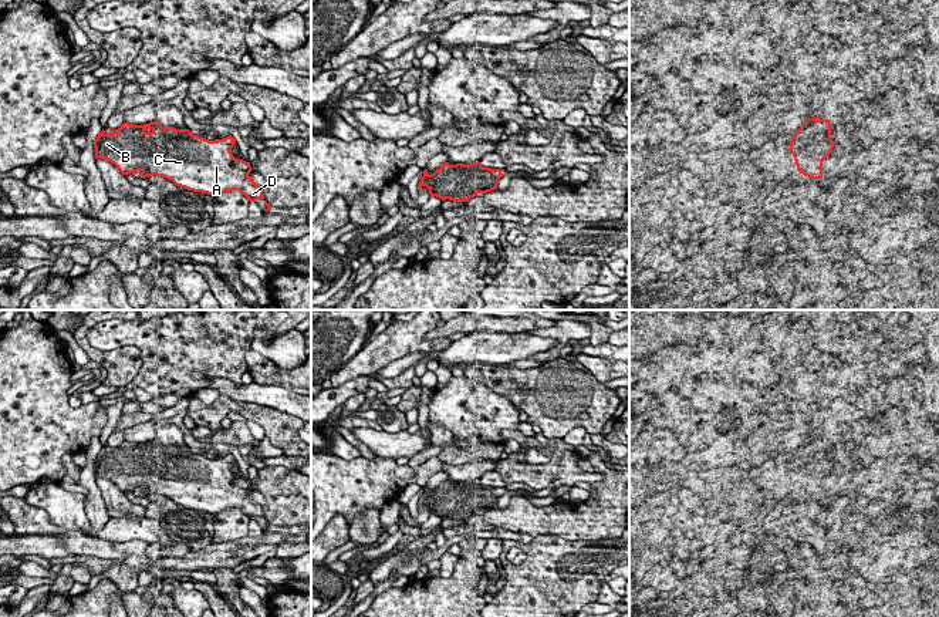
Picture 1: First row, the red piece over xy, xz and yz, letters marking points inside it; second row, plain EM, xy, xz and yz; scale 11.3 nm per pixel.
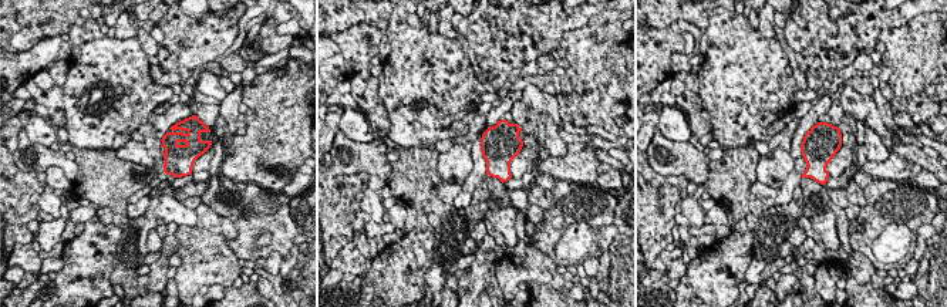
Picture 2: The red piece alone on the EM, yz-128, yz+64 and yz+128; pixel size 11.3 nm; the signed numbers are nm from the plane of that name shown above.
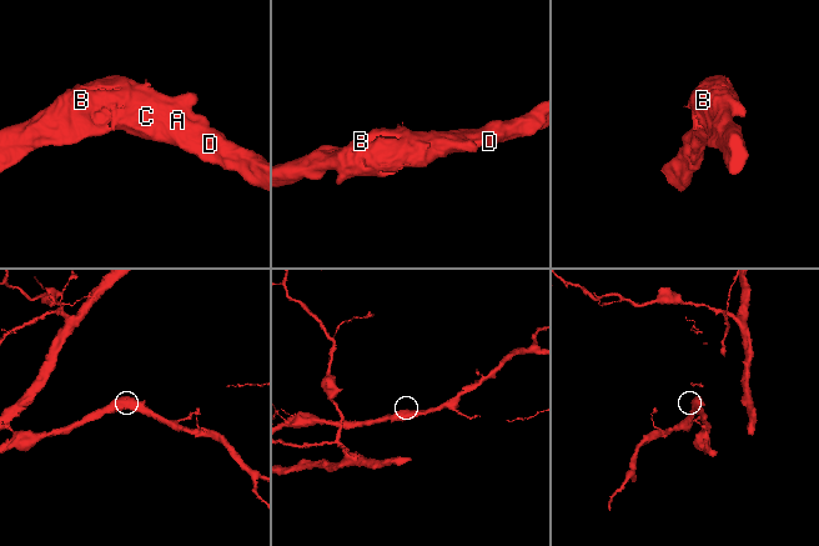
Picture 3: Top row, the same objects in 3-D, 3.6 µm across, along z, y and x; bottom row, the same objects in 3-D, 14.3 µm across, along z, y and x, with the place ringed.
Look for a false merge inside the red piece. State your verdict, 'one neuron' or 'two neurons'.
one neuron

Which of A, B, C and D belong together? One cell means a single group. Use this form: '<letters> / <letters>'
A B C D

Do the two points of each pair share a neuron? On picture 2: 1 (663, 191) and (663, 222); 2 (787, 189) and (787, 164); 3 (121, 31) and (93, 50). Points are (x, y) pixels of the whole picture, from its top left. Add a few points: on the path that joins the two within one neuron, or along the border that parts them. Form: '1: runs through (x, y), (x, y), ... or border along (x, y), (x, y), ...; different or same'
1: runs through (663, 198), (663, 215); same
2: border along (784, 184), (779, 189); different
3: border along (135, 34), (127, 39), (114, 37); different

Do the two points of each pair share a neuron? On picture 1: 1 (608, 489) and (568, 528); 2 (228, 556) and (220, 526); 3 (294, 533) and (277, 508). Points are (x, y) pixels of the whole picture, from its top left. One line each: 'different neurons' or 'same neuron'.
1: same neuron
2: different neurons
3: different neurons

